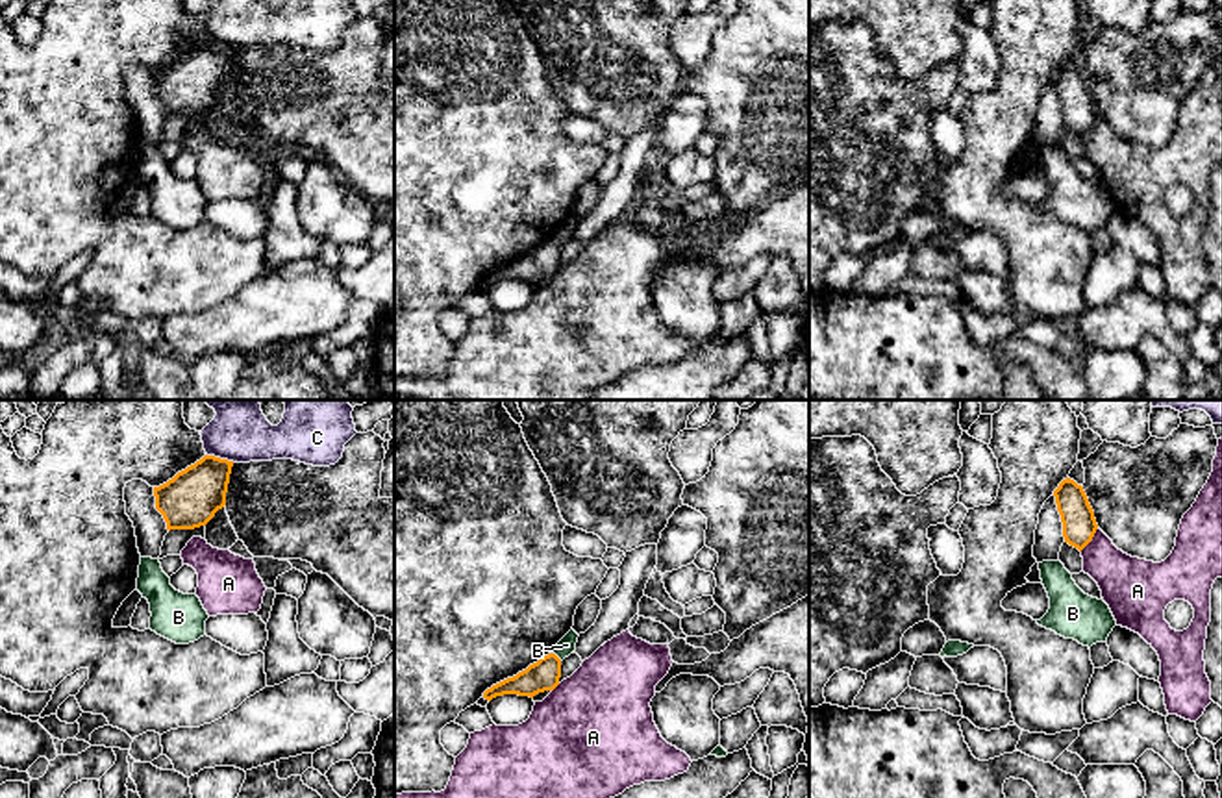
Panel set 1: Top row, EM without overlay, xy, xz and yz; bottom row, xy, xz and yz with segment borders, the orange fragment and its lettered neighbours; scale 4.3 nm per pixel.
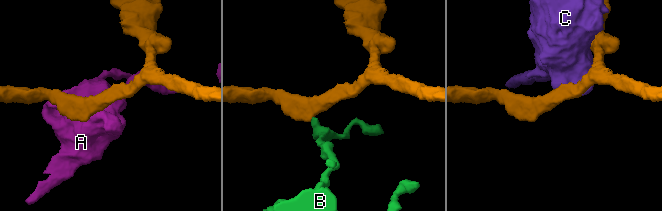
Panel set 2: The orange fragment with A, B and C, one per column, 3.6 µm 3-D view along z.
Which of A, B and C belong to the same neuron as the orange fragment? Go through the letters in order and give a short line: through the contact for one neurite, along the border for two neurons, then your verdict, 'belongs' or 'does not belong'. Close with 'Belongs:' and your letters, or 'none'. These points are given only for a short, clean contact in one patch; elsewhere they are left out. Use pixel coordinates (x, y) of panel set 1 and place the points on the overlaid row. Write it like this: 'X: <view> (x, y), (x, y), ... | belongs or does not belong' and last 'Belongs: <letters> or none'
A: does not belong
B: xz (554, 652), (561, 660) | does not belong
C: does not belong
Belongs: none

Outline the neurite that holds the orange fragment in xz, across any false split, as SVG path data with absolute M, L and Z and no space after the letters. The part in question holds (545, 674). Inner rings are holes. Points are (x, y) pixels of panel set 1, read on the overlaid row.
M555 654L541 657L526 670L513 678L507 678L483 692L485 700L493 700L504 694L518 694L533 698L539 692L554 691L561 678L561 659Z

